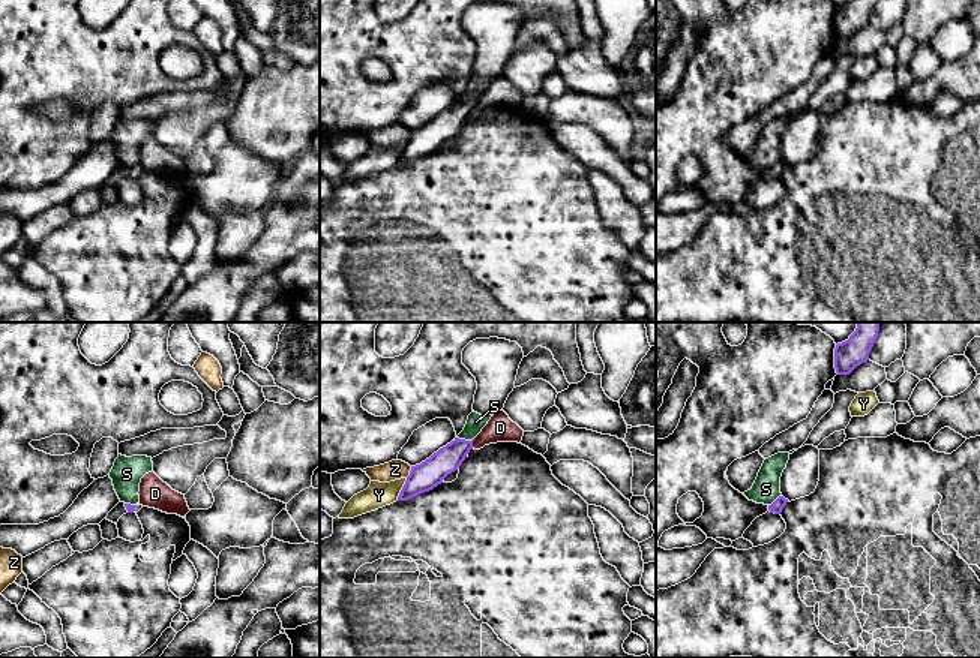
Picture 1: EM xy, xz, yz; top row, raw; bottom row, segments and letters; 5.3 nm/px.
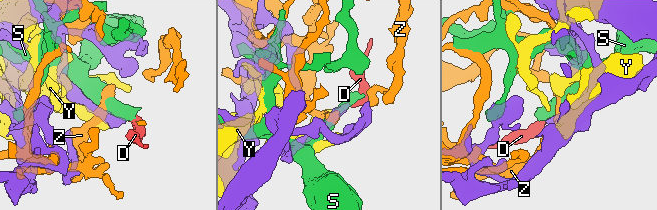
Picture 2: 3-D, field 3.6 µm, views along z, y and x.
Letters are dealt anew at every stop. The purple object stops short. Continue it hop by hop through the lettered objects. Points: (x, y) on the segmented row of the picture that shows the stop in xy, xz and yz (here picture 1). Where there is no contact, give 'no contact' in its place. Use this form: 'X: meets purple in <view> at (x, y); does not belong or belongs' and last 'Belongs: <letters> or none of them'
D: meets purple in xz at (471, 444); does not belong
S: meets purple in xz at (464, 439); does not belong
Y: meets purple in xz at (402, 489); does not belong
Z: meets purple in xz at (410, 472); does not belong
Belongs: none of them

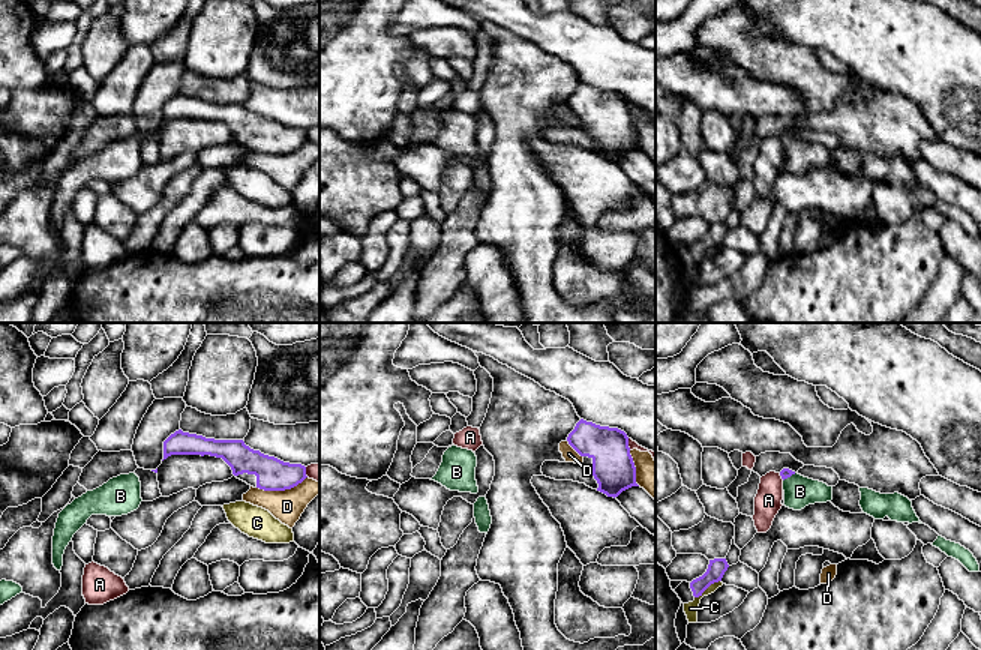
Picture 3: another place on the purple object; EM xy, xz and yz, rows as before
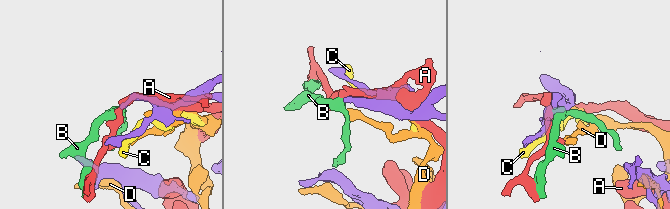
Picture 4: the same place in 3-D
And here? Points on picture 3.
A: meets purple in xz at (627, 445); does not belong
B: meets purple in yz at (789, 476); belongs
C: meets purple in yz at (707, 587); does not belong
D: meets purple in xy at (281, 490); does not belong
Belongs: B

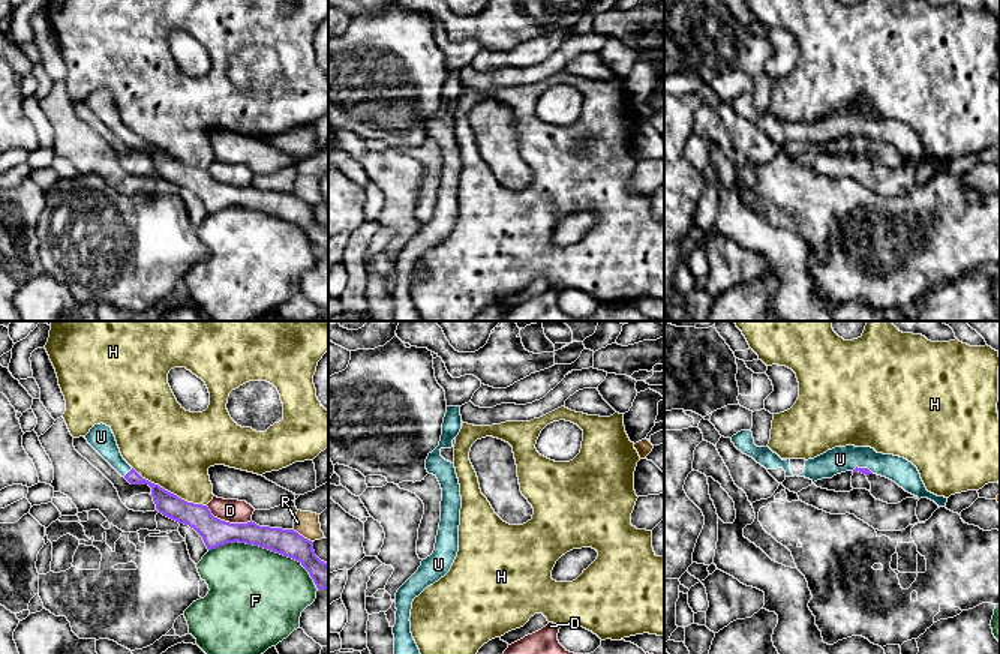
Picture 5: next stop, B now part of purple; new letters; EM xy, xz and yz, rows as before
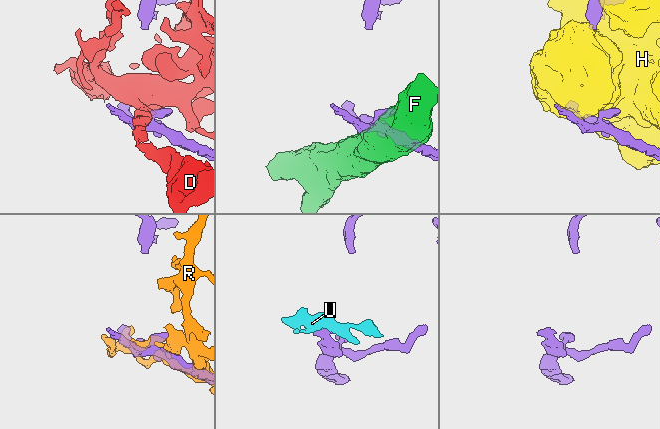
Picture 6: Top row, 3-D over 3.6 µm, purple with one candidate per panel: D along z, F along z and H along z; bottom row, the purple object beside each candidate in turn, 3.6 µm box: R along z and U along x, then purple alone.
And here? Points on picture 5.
D: meets purple in xy at (228, 522); does not belong
F: meets purple in xy at (267, 548); does not belong
H: meets purple in xy at (170, 492); does not belong
R: meets purple in xy at (302, 536); does not belong
U: meets purple in xy at (129, 471); belongs
Belongs: U

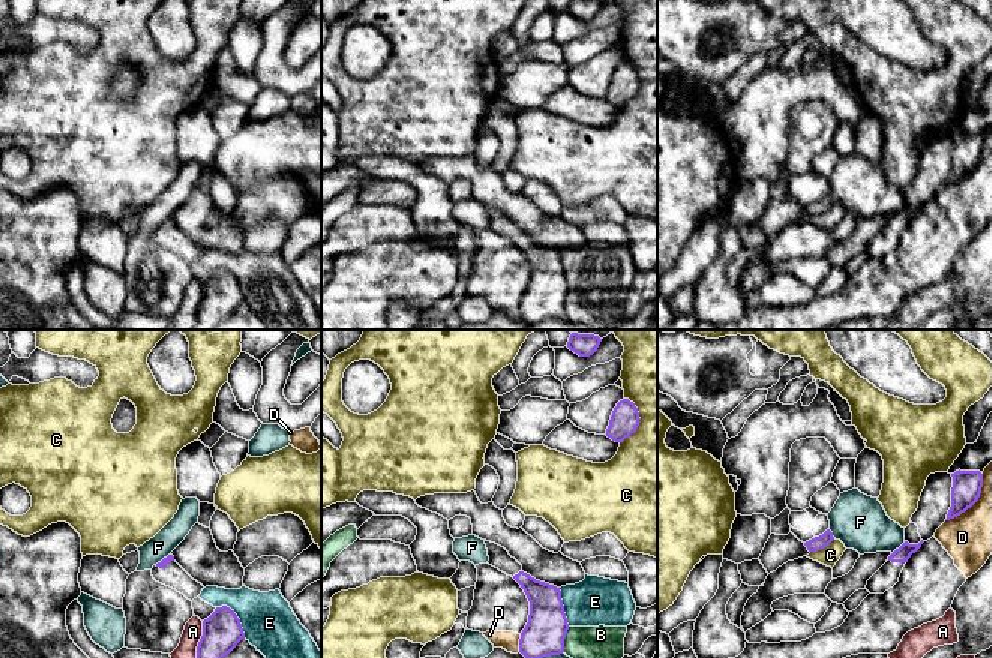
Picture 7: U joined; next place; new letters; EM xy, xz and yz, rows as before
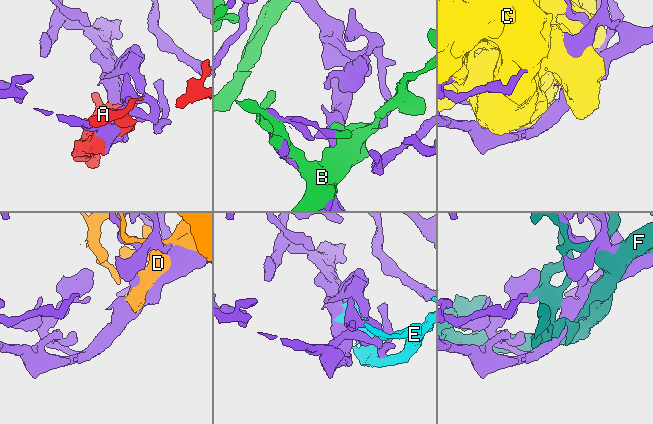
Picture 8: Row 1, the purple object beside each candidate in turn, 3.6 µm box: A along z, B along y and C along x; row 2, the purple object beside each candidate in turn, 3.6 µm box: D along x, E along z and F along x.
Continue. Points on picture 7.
A: meets purple in xy at (200, 639); does not belong
B: meets purple in xz at (565, 637); does not belong
C: meets purple in xz at (638, 421); does not belong
D: meets purple in yz at (974, 502); does not belong
E: meets purple in xy at (236, 616); does not belong
F: meets purple in yz at (899, 547); does not belong
Belongs: none of them

